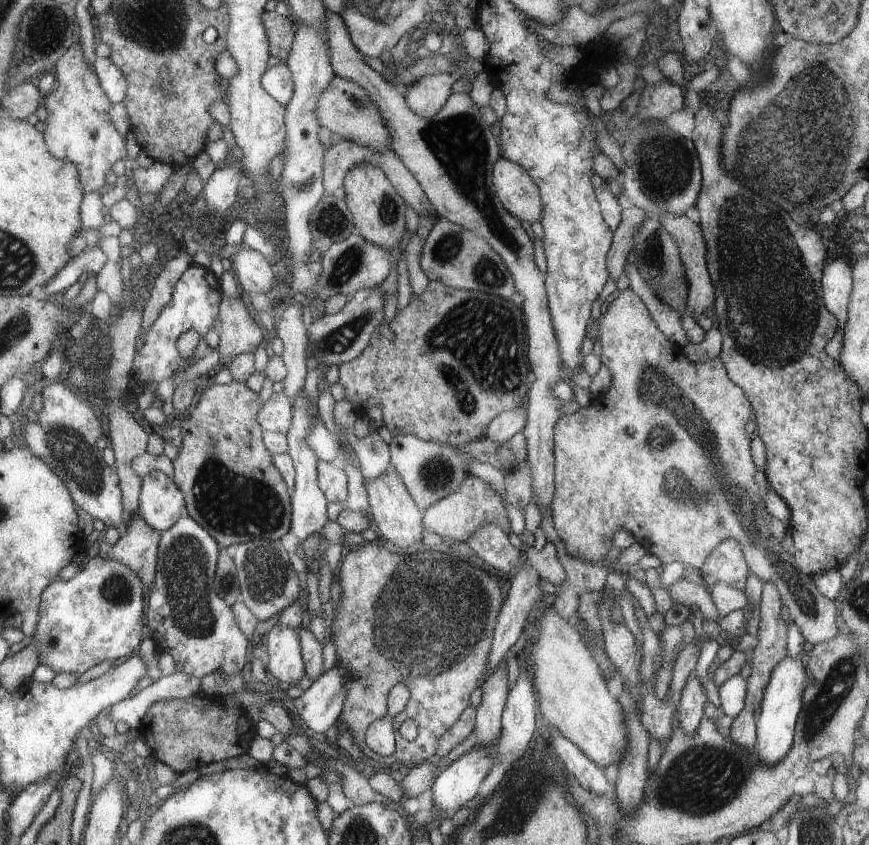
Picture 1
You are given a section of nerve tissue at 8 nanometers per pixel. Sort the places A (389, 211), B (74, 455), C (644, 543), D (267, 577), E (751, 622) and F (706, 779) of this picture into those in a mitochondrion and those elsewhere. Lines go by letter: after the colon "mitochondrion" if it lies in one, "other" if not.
A: mitochondrion
B: mitochondrion
C: other
D: mitochondrion
E: other
F: mitochondrion

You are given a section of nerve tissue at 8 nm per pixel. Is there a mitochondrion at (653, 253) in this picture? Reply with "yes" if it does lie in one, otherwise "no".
yes

